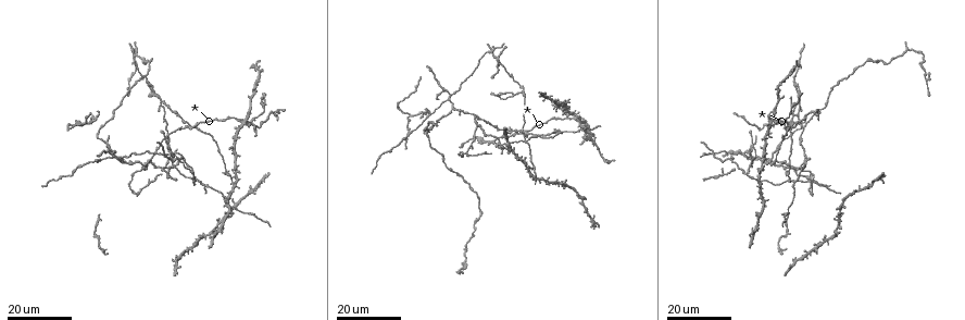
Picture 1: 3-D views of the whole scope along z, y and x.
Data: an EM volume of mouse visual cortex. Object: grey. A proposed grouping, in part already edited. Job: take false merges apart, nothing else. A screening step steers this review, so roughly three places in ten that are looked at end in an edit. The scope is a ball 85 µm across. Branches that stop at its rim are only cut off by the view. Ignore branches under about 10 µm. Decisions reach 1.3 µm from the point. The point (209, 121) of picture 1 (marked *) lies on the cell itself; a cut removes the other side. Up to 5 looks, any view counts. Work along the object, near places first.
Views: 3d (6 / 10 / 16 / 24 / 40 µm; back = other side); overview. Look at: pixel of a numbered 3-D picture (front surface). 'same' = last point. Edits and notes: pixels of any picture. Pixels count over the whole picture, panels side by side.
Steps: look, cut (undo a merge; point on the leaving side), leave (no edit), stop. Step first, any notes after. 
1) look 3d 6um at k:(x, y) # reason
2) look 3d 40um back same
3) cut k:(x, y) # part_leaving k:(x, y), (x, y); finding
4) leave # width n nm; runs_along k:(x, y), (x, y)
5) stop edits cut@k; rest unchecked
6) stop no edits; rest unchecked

look 3d 16um at 1:(784, 120) # a fork

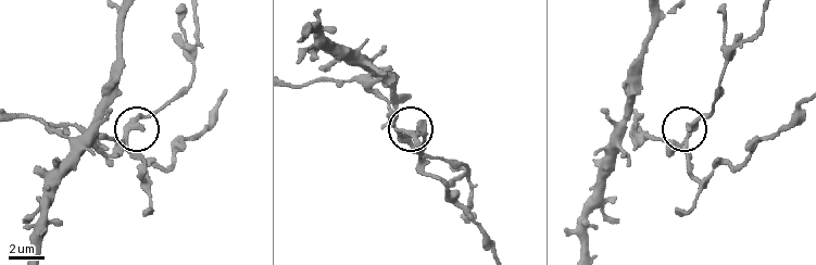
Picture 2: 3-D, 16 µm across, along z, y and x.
look 3d 10um at 2:(685, 142)

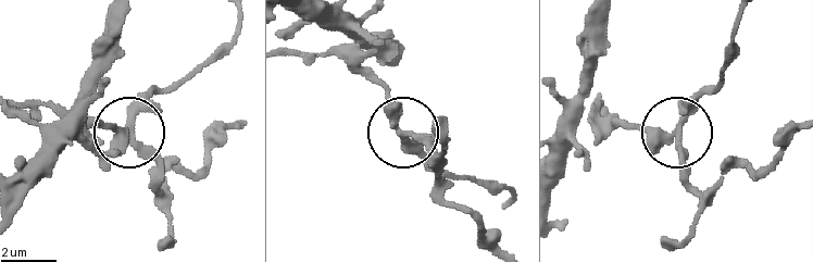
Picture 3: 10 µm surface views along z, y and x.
leave # width 260 nm; one cell here

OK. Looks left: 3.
look 3d 24um at 1:(782, 163) # a fork

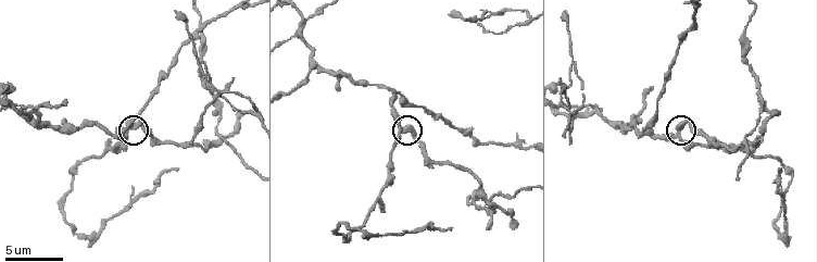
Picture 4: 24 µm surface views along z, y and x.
look 3d 10um at 4:(678, 133)

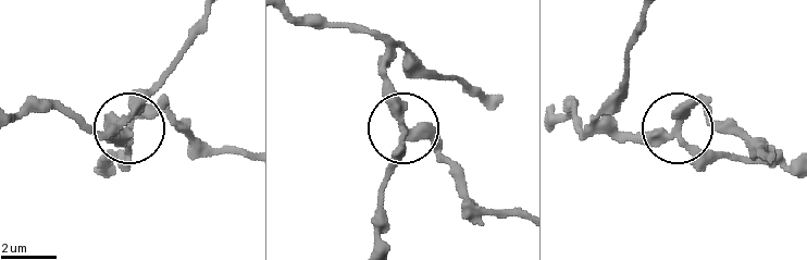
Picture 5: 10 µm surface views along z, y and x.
leave # arms 3; runs_along 5:(643, 11), (615, 123), (670, 130), (710, 102); all the same cell

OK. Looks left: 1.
look 3d 10um at 4:(586, 110)

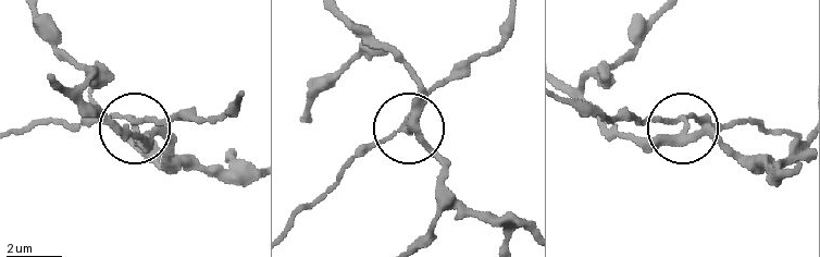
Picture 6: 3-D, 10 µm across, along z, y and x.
cut 6:(92, 123) # width 260 nm; part_leaving 6:(123, 114), (21, 126); a second cell is stuck on

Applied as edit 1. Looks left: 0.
stop edits cut@6; rest unchecked

